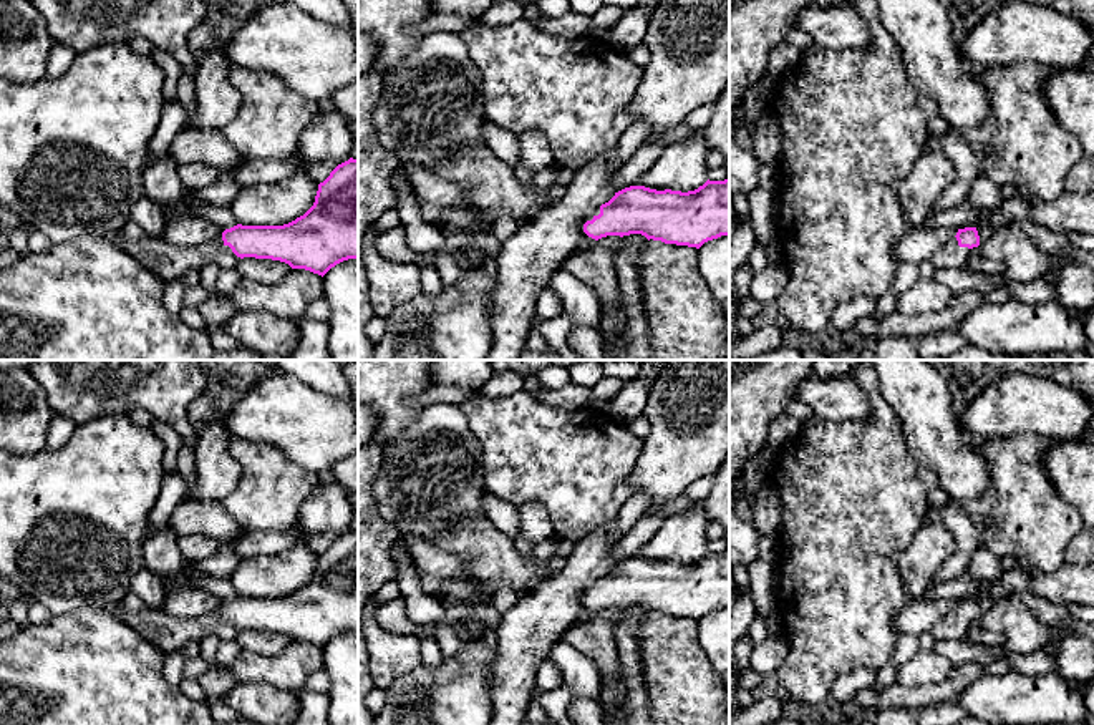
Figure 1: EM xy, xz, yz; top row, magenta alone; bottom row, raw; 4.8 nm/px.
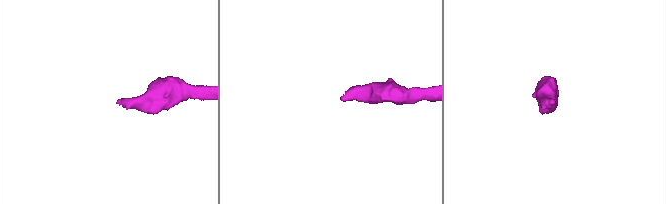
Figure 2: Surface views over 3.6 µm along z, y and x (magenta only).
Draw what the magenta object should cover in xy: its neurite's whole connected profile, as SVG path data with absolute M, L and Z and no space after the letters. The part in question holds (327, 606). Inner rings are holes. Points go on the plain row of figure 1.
M358 531L338 536L318 556L313 577L288 596L237 596L197 619L148 606L139 612L123 607L116 612L166 657L187 644L201 644L207 635L235 640L244 629L280 632L323 649L336 635L358 630Z

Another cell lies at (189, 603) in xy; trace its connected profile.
M169 587L162 609L171 616L197 619L222 609L224 601L196 587Z

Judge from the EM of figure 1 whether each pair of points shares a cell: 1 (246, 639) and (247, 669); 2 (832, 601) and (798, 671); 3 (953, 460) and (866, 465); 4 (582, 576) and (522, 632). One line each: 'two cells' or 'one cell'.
1: two cells
2: one cell
3: two cells
4: one cell

